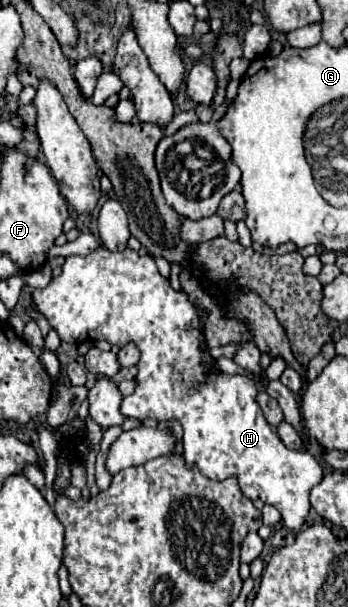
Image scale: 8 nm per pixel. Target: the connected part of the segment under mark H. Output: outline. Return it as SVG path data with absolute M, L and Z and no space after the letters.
M98 248L98 250L94 250L94 252L88 254L88 256L68 256L66 262L64 262L64 266L62 266L62 274L60 274L58 278L52 278L52 282L50 282L46 288L34 290L34 288L28 288L28 286L26 286L26 290L32 294L34 304L36 304L38 310L46 316L46 320L50 322L50 326L58 332L58 336L60 336L62 342L80 344L80 342L98 342L98 340L106 340L106 342L118 344L118 346L124 346L124 344L128 344L128 342L134 342L134 344L140 348L140 362L138 362L138 376L136 376L138 388L136 388L136 392L134 392L132 396L126 396L126 398L124 398L124 402L122 402L122 414L124 414L124 416L128 416L128 418L156 418L158 422L180 420L180 422L182 422L182 428L184 428L184 438L182 438L184 452L182 452L182 454L184 454L184 460L186 460L188 466L196 466L196 468L198 468L206 478L210 478L210 480L226 480L226 478L236 476L236 478L238 478L240 492L242 492L246 498L250 498L250 500L260 498L264 504L274 506L274 508L282 514L282 524L284 524L284 528L288 528L288 530L292 530L292 532L298 532L298 530L302 528L302 524L306 522L306 516L308 516L308 512L310 512L310 500L308 500L310 490L312 490L316 484L320 484L320 482L322 482L322 476L324 476L320 462L318 462L310 452L292 450L292 448L286 448L286 446L282 444L282 440L276 436L276 432L274 432L274 430L268 426L268 422L264 420L264 414L262 414L260 406L258 406L256 400L254 400L256 394L258 394L258 388L256 388L256 384L254 384L254 380L252 380L250 376L238 376L238 374L236 374L236 376L228 376L228 374L218 372L216 366L212 368L212 372L208 372L208 370L204 370L204 368L200 366L202 358L212 360L206 352L198 350L198 344L204 340L204 334L202 334L202 316L200 316L200 312L188 302L186 294L174 292L174 290L170 288L170 282L164 280L164 278L160 276L160 272L158 272L156 262L154 262L152 256L138 256L138 252L134 252L134 250L130 250L130 248L126 248L124 252L110 252L110 250L106 250L106 248Z

